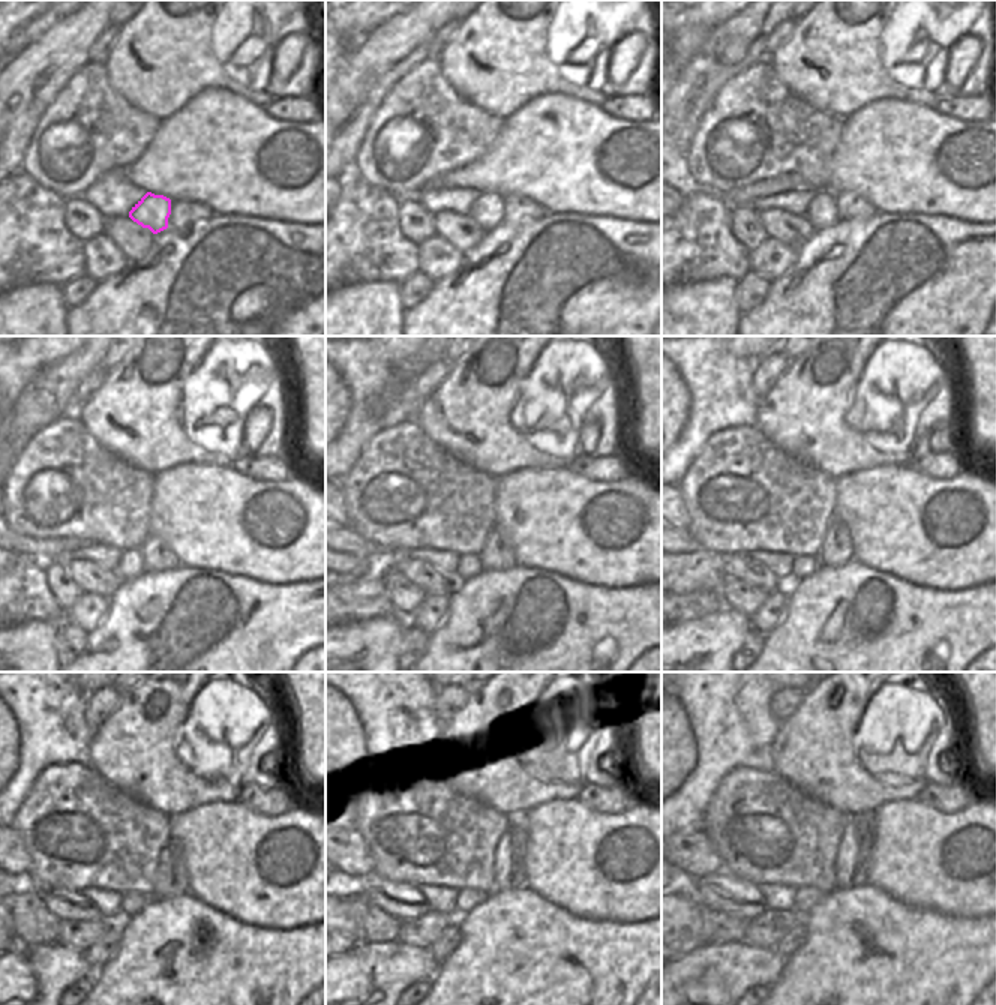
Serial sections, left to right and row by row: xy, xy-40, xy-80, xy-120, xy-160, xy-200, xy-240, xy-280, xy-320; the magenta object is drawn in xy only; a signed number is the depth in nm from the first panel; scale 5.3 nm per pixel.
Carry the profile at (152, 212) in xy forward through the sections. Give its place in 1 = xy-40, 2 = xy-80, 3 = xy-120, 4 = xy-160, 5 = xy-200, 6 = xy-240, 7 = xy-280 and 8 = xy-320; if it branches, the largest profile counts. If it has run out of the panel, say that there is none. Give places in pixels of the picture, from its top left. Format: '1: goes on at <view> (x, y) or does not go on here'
1: goes on at xy-40 (488, 210)
2: goes on at xy-80 (822, 212)
3: goes on at xy-120 (131, 564)
4: goes on at xy-160 (468, 566)
5: goes on at xy-200 (803, 566)
6: goes on at xy-240 (132, 902)
7: goes on at xy-280 (468, 899)
8: goes on at xy-320 (806, 897)

